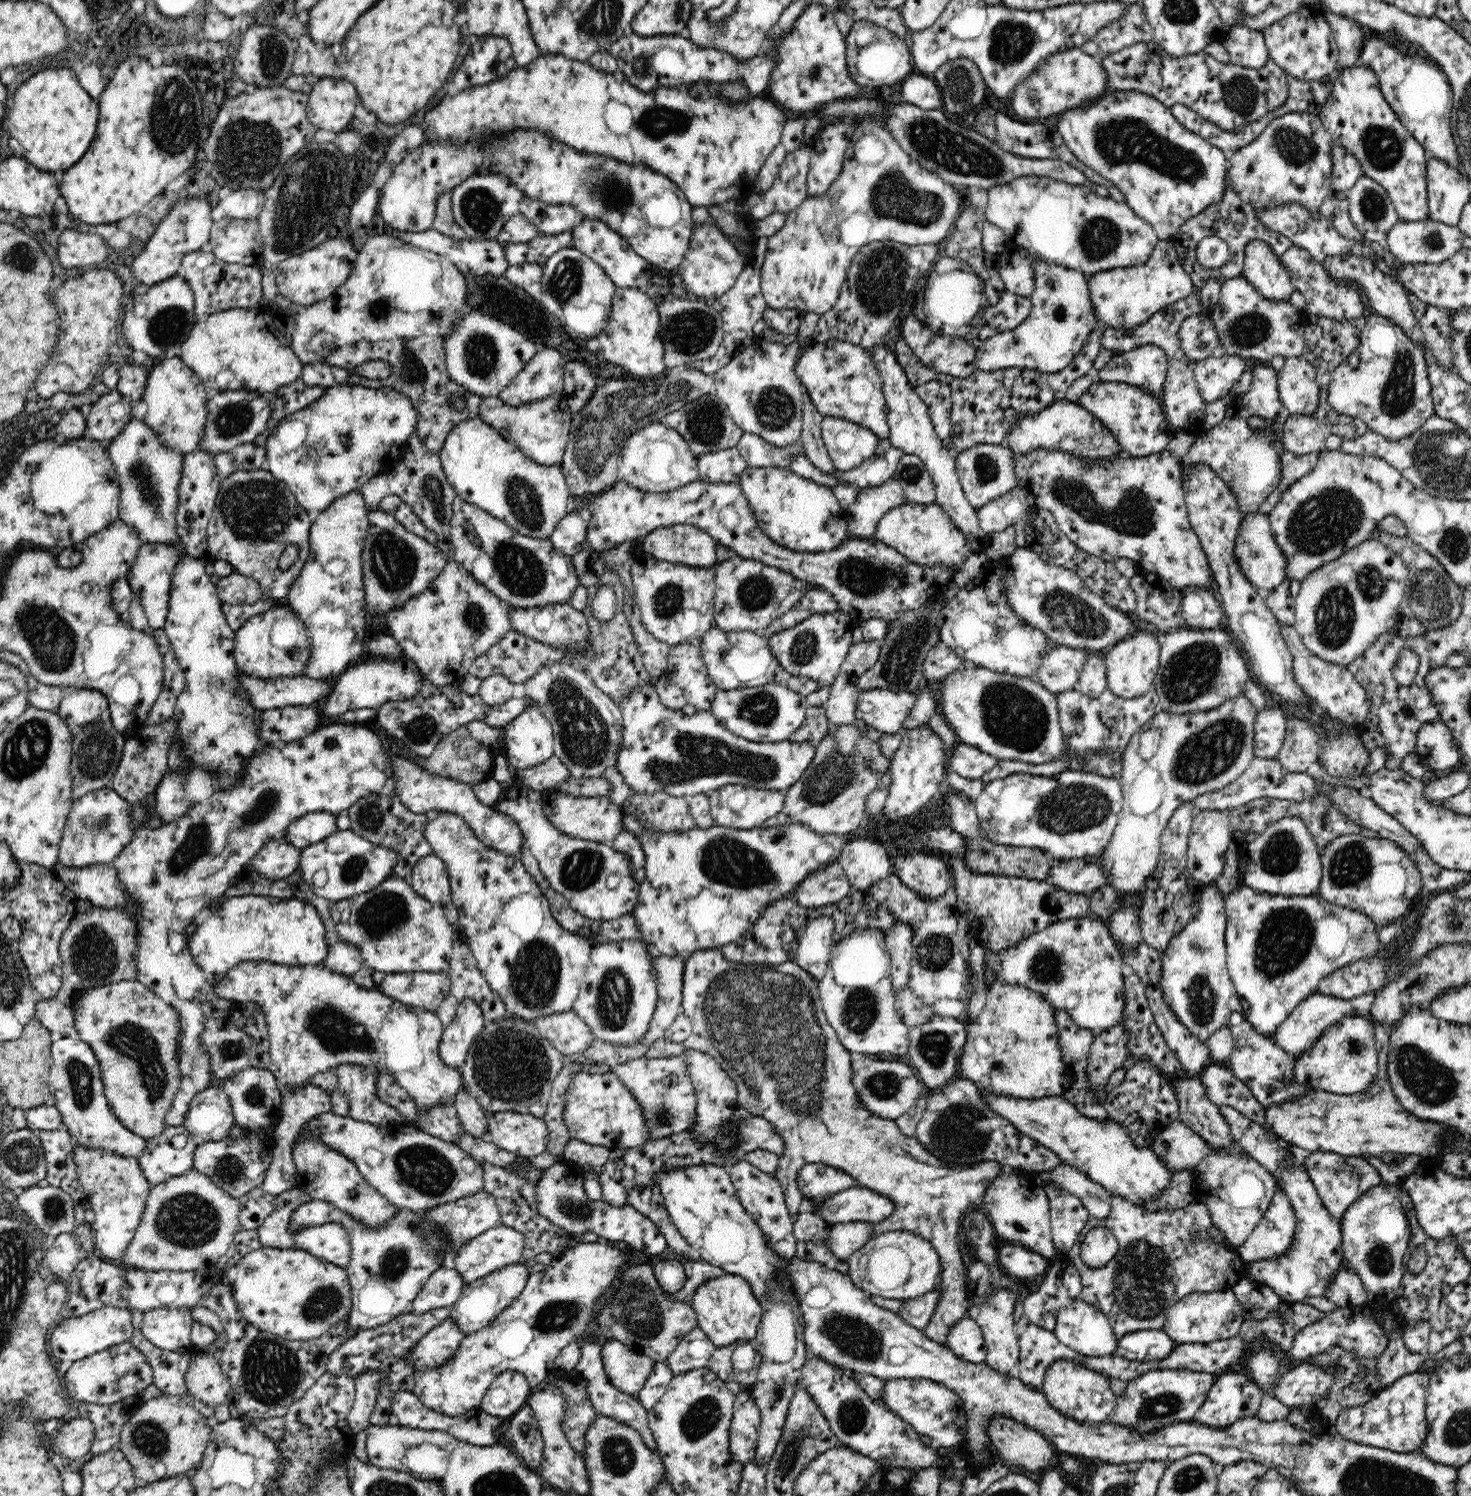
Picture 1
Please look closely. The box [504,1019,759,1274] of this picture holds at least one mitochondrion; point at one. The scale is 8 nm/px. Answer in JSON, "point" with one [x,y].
{"point":[572,1208]}

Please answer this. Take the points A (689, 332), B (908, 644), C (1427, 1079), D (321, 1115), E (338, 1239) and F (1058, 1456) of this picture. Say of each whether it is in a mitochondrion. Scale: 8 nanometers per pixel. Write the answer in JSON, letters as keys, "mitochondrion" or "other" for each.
{"A":"mitochondrion","B":"mitochondrion","C":"mitochondrion","D":"other","E":"other","F":"other"}

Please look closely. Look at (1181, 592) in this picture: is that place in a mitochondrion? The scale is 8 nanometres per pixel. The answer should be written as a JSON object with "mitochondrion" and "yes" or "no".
{"mitochondrion":"no"}

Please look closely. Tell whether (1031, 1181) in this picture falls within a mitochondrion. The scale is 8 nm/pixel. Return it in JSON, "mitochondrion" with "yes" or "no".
{"mitochondrion":"no"}

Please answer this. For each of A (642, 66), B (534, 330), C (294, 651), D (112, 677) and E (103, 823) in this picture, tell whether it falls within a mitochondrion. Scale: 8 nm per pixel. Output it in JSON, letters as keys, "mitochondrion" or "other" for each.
{"A":"mitochondrion","B":"other","C":"mitochondrion","D":"other","E":"mitochondrion"}

